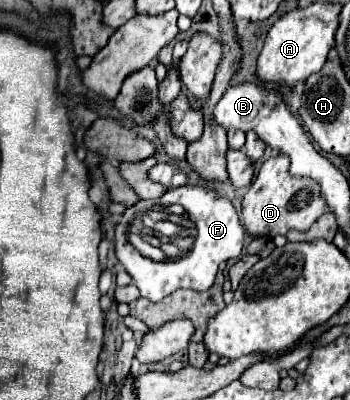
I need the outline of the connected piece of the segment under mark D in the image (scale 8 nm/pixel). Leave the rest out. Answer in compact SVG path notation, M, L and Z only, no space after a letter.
M286 154L268 158L250 184L242 202L242 222L252 236L272 238L288 230L308 230L324 214L326 202L320 196L320 184L312 178L292 178L288 166Z

